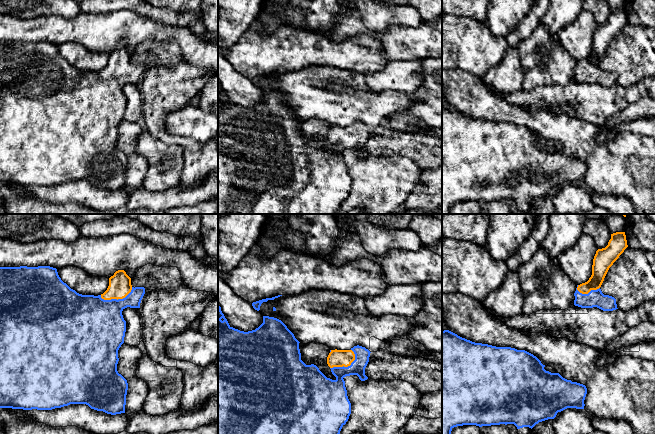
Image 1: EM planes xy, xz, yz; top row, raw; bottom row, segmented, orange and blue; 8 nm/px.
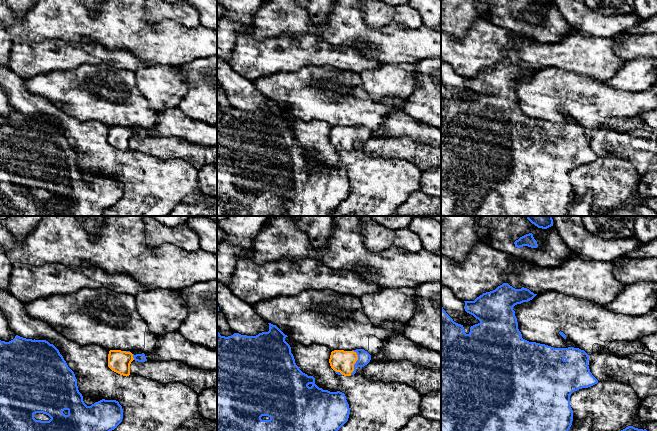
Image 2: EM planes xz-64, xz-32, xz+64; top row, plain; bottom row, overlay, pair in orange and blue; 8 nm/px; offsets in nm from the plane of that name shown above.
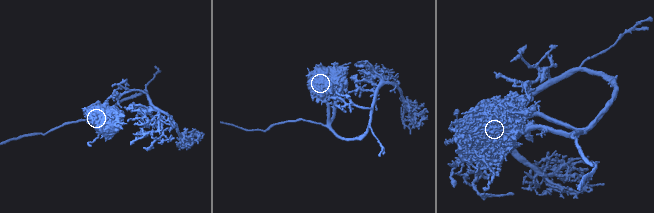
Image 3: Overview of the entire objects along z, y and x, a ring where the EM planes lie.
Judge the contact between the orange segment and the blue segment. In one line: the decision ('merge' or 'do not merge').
merge

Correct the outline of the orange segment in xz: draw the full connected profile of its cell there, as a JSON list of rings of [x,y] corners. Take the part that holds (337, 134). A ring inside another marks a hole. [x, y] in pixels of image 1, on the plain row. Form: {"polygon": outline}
{"polygon": [[[218,80],[218,214],[339,214],[340,207],[351,190],[351,179],[347,172],[343,154],[357,151],[361,157],[367,156],[365,144],[369,138],[371,128],[359,121],[350,126],[330,126],[327,140],[336,153],[335,156],[332,156],[327,154],[316,141],[306,141],[301,136],[299,119],[287,102],[274,93],[263,92],[263,99],[252,107],[244,108],[235,105],[229,101]]]}

